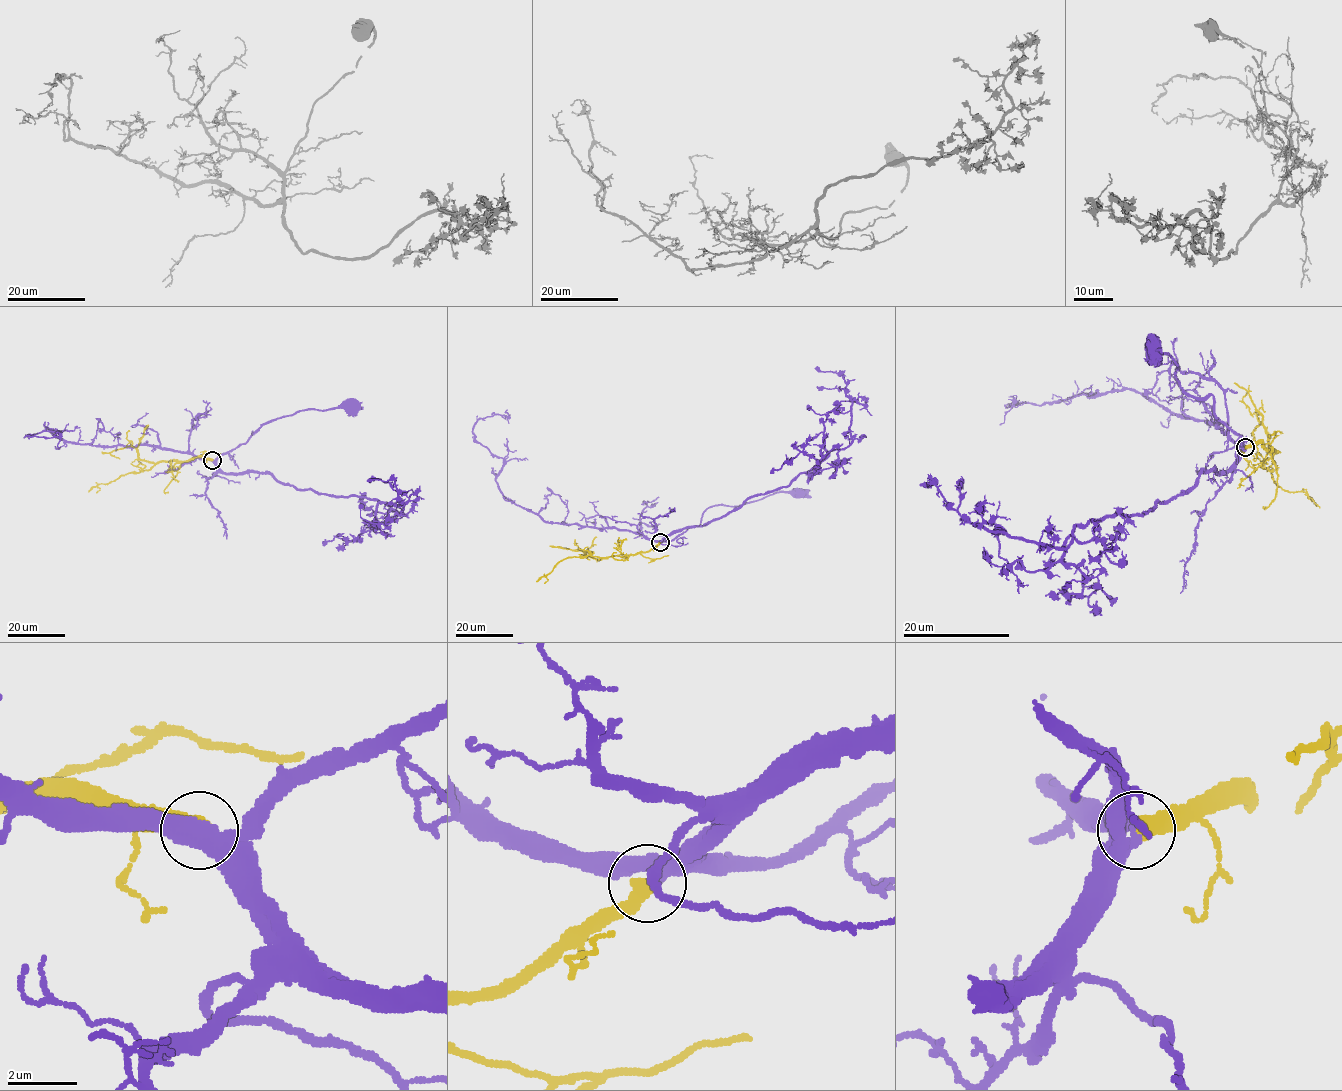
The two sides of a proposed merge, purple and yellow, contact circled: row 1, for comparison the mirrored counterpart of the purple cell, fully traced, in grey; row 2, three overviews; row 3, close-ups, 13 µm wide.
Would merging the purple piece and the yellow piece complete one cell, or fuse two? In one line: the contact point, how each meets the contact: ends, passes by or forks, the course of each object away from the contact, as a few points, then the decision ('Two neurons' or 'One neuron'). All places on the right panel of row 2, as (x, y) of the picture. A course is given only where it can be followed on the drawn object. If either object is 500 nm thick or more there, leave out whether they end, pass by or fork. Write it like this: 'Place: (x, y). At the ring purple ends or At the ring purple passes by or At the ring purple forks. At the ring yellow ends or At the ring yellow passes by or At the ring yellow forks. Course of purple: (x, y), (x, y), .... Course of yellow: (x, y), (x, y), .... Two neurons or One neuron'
Place: (1245, 447). Course of purple: (1245, 447), (1217, 417), (1214, 398), (1190, 397), (1177, 381), (1177, 365), (1168, 354), (1156, 356), (1152, 346). Course of yellow: (1245, 447), (1262, 443), (1267, 450), (1270, 449), (1271, 475), (1283, 490), (1303, 491), (1317, 506). One neuron

